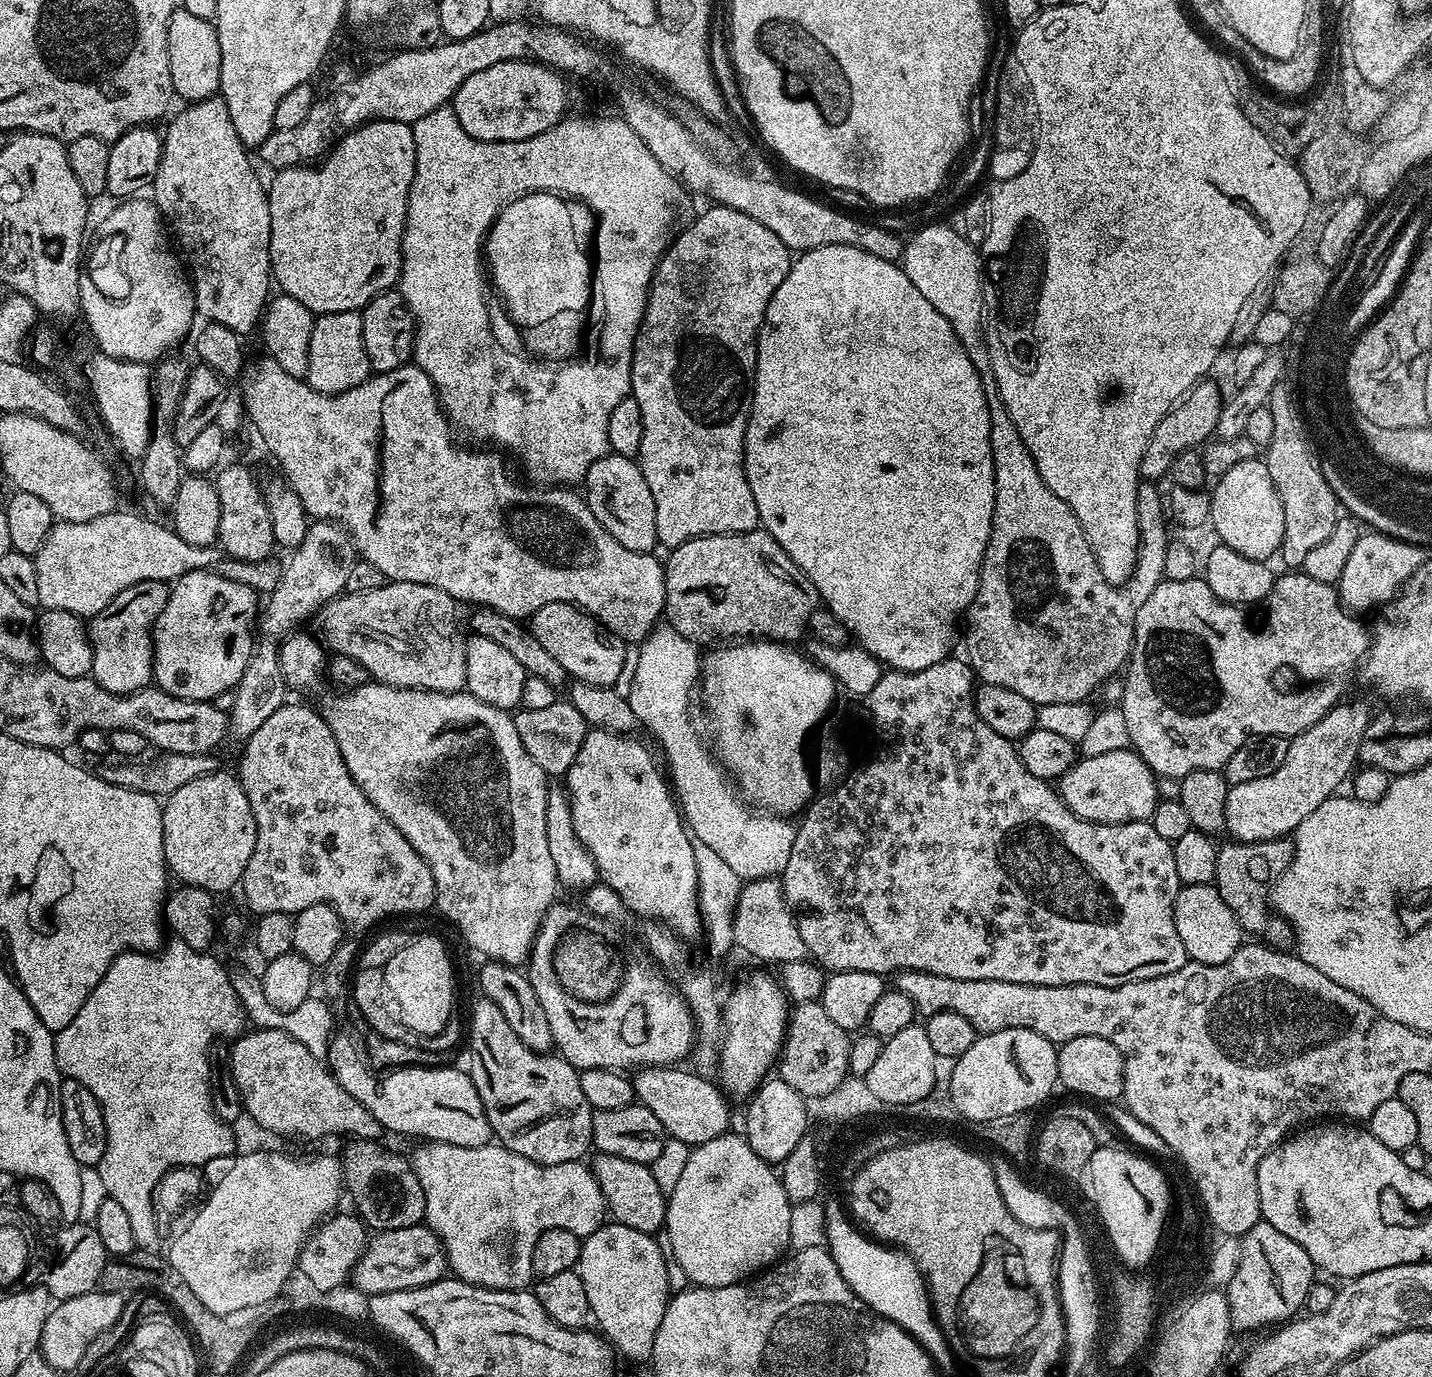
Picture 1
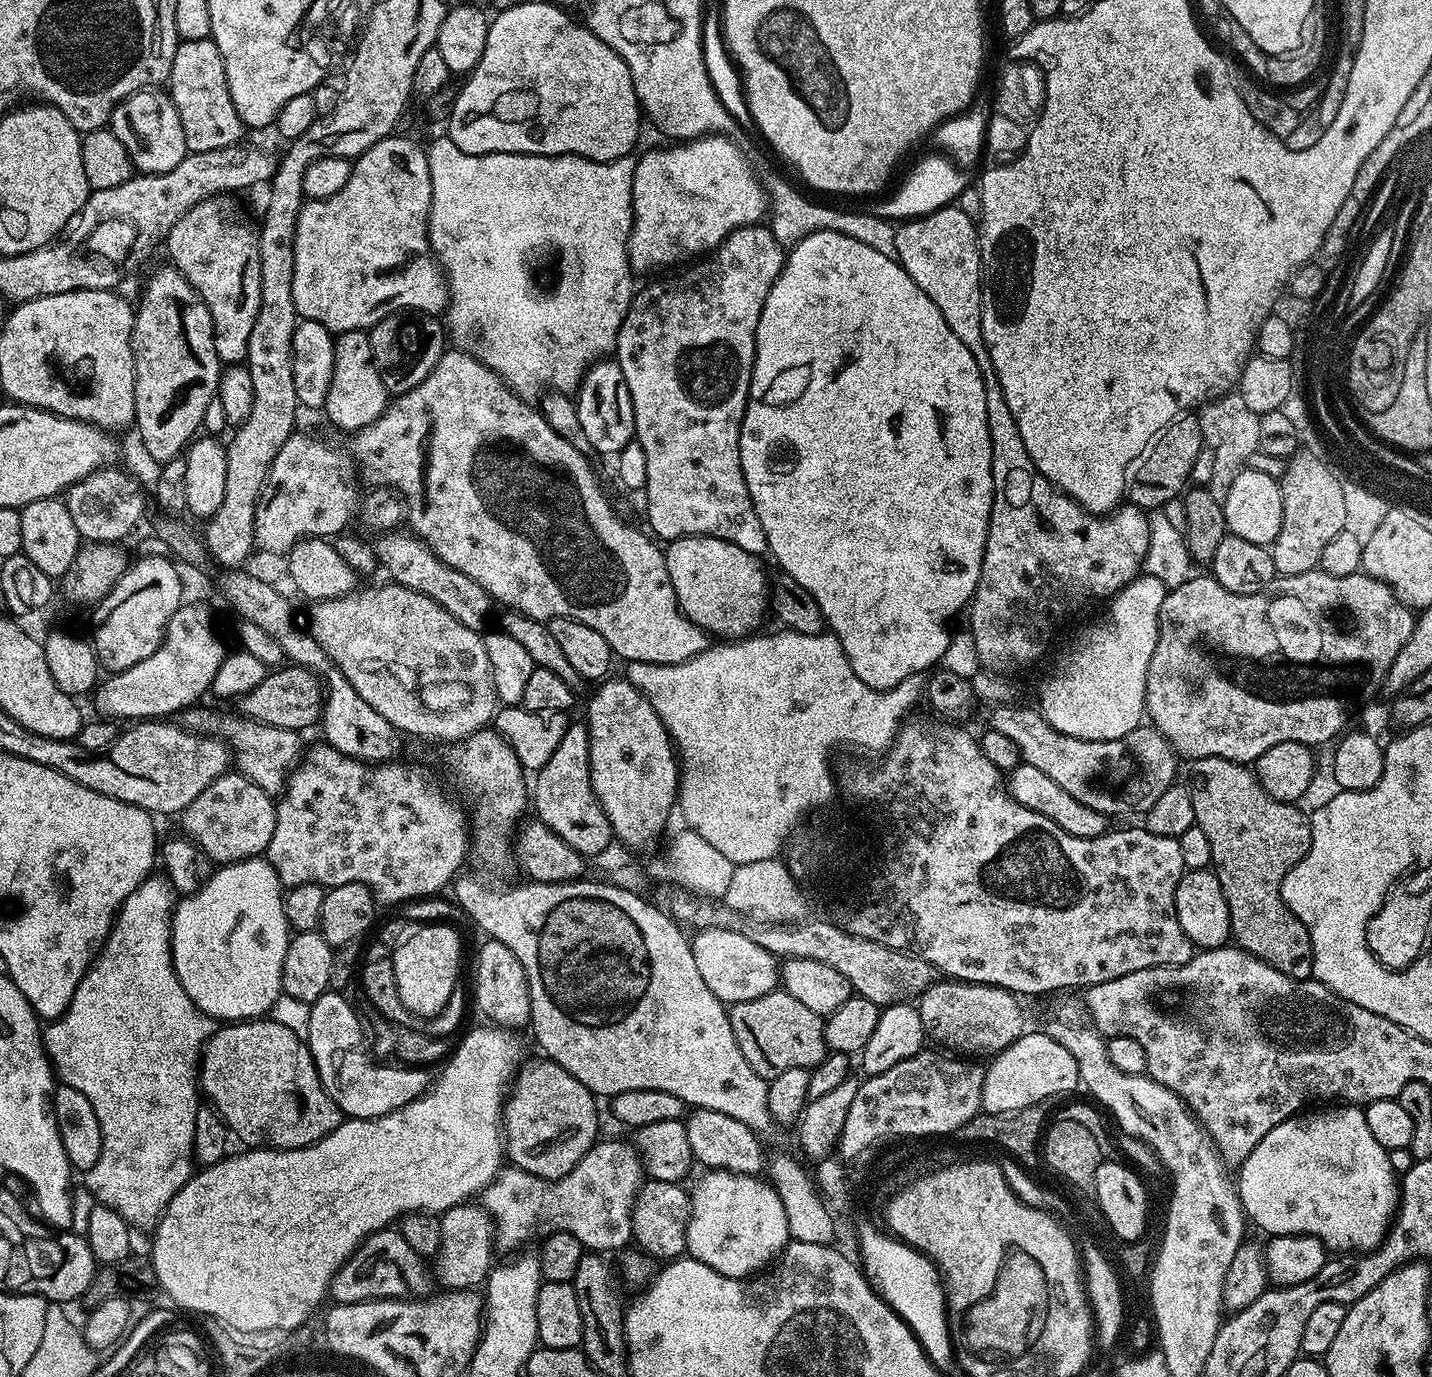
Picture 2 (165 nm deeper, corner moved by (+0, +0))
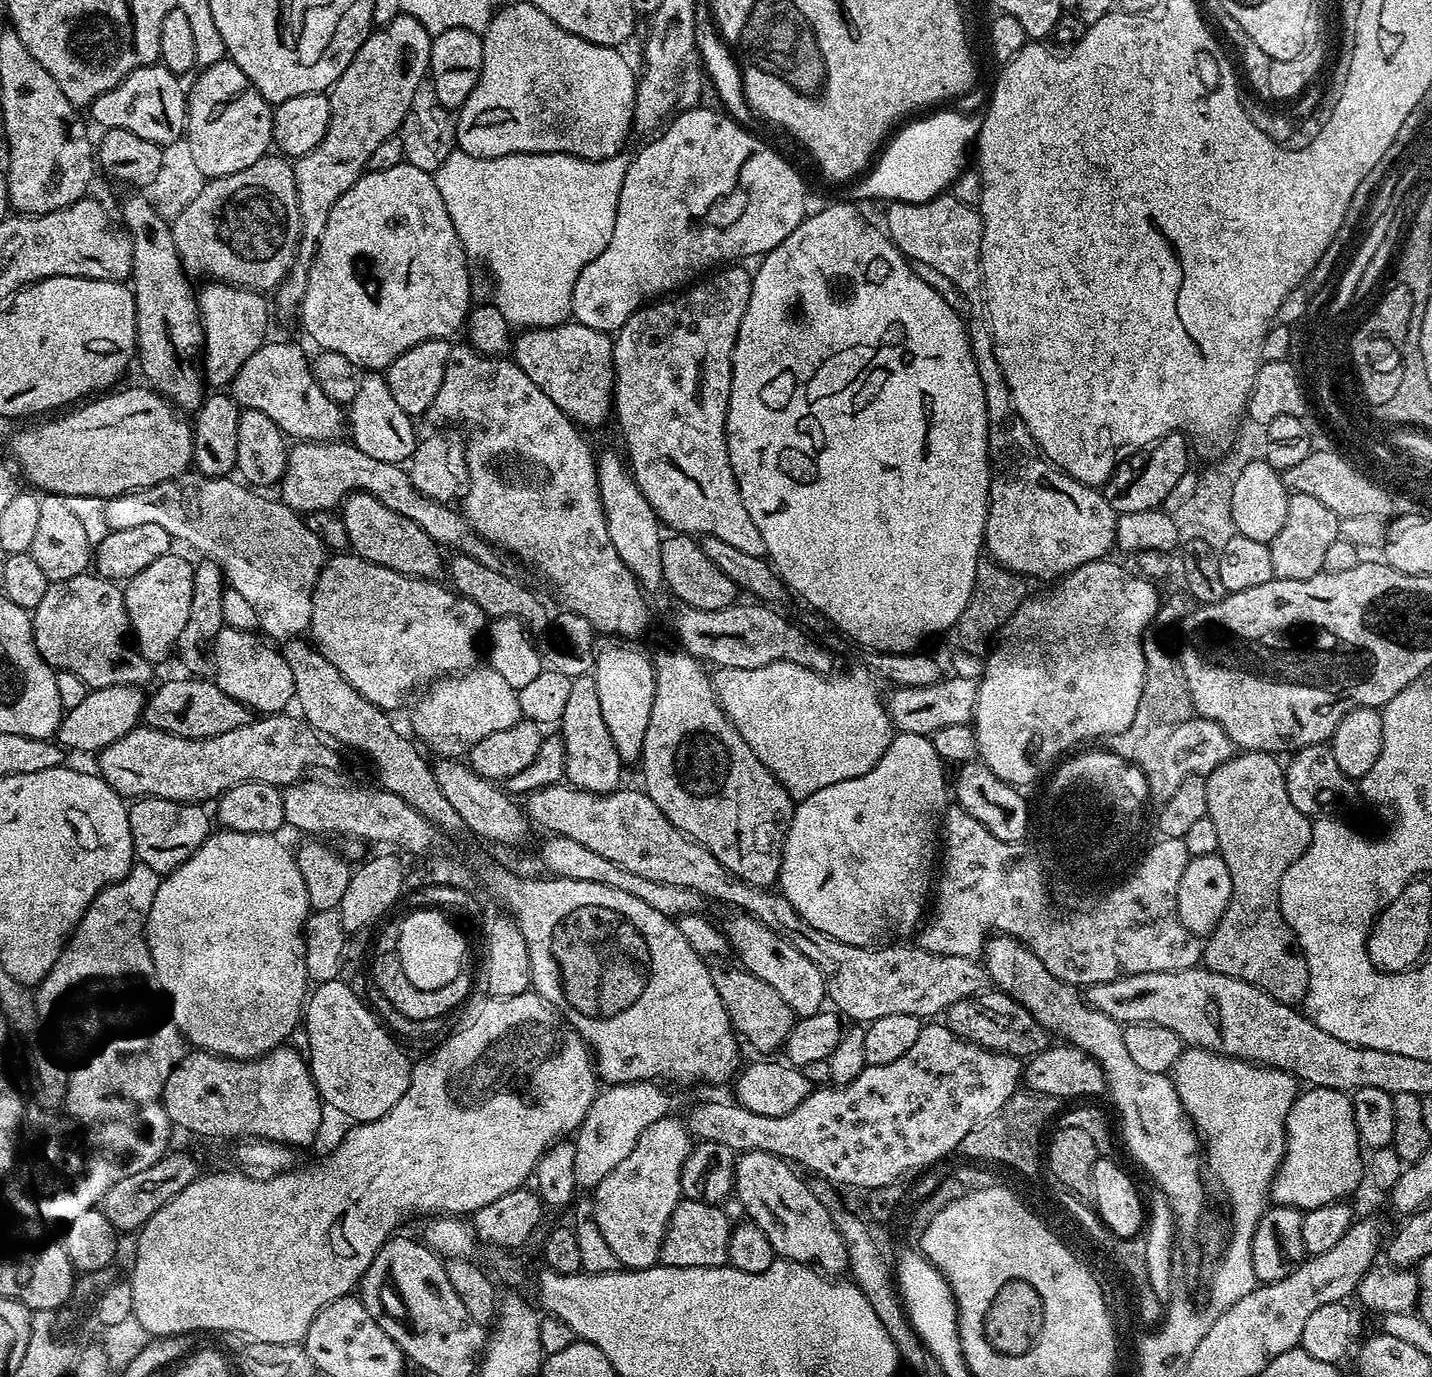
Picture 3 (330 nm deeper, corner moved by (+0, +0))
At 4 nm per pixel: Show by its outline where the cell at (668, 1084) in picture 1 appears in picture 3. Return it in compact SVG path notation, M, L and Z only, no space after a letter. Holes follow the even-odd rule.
M750 1150L739 1153L736 1156L735 1199L740 1199L740 1204L744 1207L745 1214L748 1215L745 1217L755 1224L758 1230L762 1230L762 1234L766 1234L766 1242L770 1242L773 1253L779 1259L793 1260L799 1264L809 1265L829 1277L839 1277L849 1271L846 1246L834 1226L832 1213L828 1211L826 1205L818 1202L818 1198L812 1192L812 1184L804 1181L799 1174L801 1175L789 1161L769 1152Z

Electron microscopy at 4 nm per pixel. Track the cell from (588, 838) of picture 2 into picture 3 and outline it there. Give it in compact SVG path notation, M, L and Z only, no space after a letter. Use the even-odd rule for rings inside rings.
M591 674L573 679L566 710L558 725L558 734L564 740L566 750L564 775L567 783L597 794L615 792L621 787L622 761L614 746L614 738L610 738L610 730L606 730L606 721L602 718L602 705L598 703L598 686L594 686Z

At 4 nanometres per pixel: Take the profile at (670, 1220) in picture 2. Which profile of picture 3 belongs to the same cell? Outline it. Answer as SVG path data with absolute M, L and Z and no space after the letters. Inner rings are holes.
M681 1199L678 1206L674 1206L674 1214L670 1214L670 1222L666 1234L662 1238L662 1246L660 1247L659 1263L666 1268L685 1268L686 1266L706 1266L707 1268L722 1268L728 1264L728 1247L730 1246L730 1238L734 1227L733 1221L728 1221L728 1216L723 1212L723 1207L720 1204L707 1204L701 1200Z

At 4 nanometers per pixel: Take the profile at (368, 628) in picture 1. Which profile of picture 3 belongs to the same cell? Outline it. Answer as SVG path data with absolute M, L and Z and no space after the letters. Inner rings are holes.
M477 666L467 672L435 681L423 691L412 710L410 724L415 734L440 758L460 758L486 734L510 730L522 719L518 691L509 686L490 666Z

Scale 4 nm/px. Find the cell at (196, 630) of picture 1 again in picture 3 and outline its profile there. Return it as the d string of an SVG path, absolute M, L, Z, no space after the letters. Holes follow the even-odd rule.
M135 684L89 690L79 706L65 711L60 719L60 728L56 731L55 739L65 750L73 748L76 752L99 753L100 749L110 746L110 742L118 742L118 738L122 738L141 723L146 699L144 691L143 687Z

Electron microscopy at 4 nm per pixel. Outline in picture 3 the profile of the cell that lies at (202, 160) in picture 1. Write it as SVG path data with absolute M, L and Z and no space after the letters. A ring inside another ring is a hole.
M208 282L204 289L199 289L198 299L200 307L200 320L201 326L204 328L204 344L202 349L202 369L203 377L209 385L212 384L213 389L220 390L223 386L231 385L235 375L238 374L238 370L241 370L242 364L246 362L248 358L259 347L262 347L266 343L266 337L268 335L268 308L270 312L270 304L268 304L263 295L258 292L253 292L246 288L238 288L230 284L223 282Z

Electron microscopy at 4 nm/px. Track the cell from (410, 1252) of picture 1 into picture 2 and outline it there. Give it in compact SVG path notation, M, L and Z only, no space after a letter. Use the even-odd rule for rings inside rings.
M465 1202L443 1212L439 1222L442 1242L434 1257L435 1283L444 1290L479 1289L494 1267L494 1225L487 1210L479 1203Z

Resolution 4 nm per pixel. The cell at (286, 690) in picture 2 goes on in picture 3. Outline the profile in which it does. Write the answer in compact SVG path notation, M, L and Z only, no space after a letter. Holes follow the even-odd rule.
M183 678L184 680L168 680L156 688L156 693L149 695L144 702L143 723L149 728L157 728L170 734L178 734L182 738L214 738L218 734L227 734L229 730L238 730L238 726L250 723L254 718L252 709L242 702L230 698L219 686L208 678Z

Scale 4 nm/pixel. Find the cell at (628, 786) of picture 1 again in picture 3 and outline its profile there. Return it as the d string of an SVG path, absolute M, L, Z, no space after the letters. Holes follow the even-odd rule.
M608 642L596 653L596 666L591 671L594 686L598 686L598 703L602 705L602 718L606 721L606 730L610 730L610 738L614 738L614 746L618 750L621 761L639 761L640 751L646 738L646 726L650 726L650 710L656 697L656 669L650 656L631 648L628 642Z

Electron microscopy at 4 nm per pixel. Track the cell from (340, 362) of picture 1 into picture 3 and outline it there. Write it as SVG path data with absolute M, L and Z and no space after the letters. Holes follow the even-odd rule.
M368 370L360 377L358 394L354 394L351 404L346 408L346 428L352 431L351 443L356 445L362 454L378 458L378 462L403 465L411 461L418 443L413 417L398 406L394 394L390 394L387 379L379 371Z

